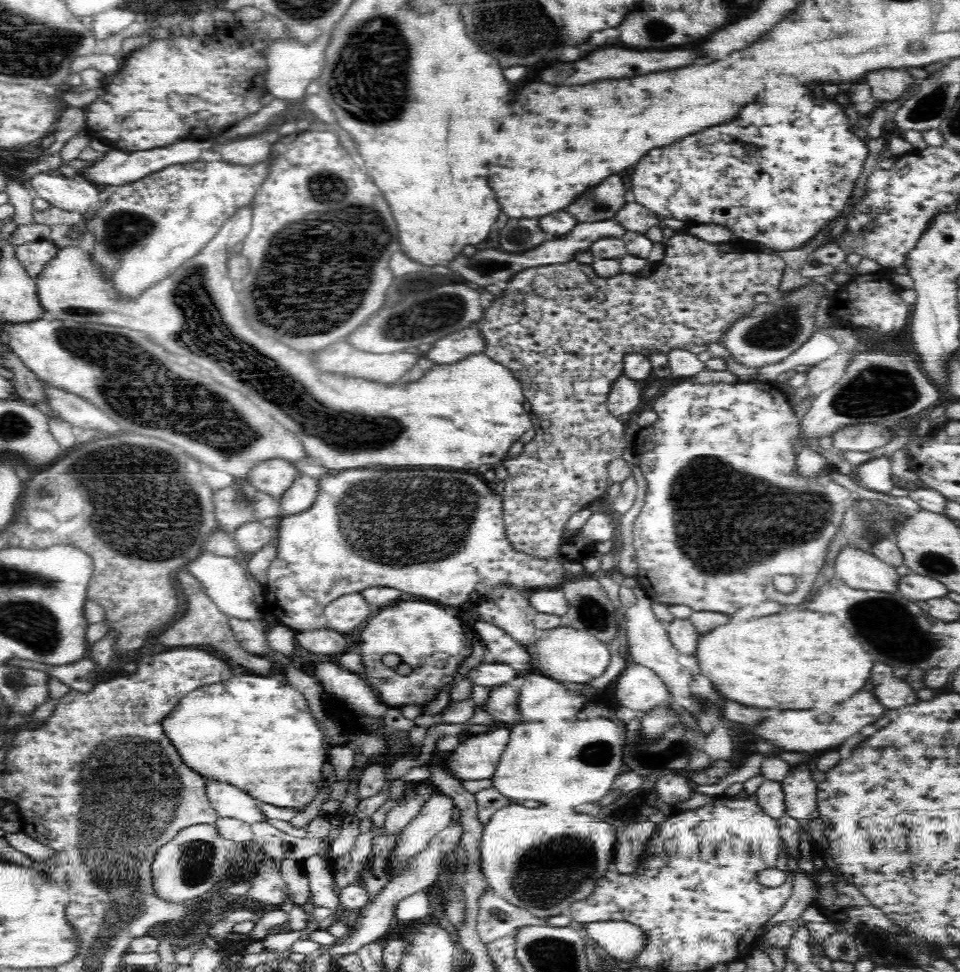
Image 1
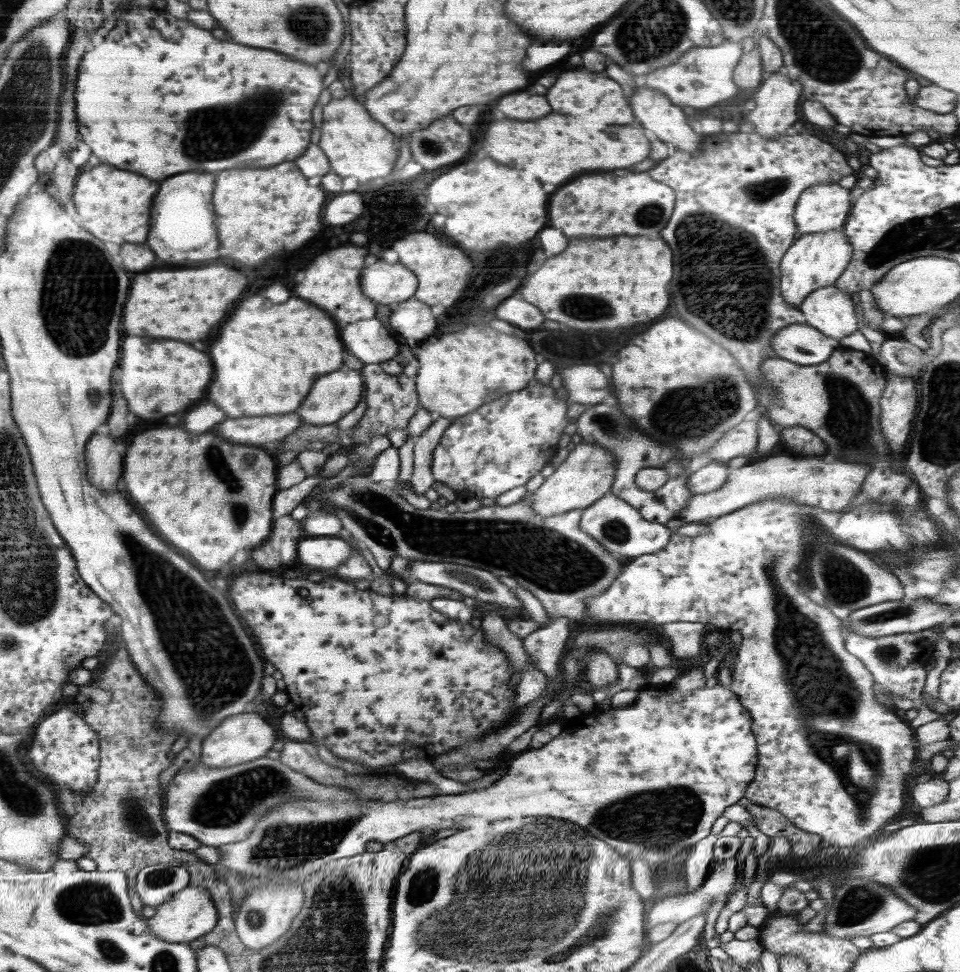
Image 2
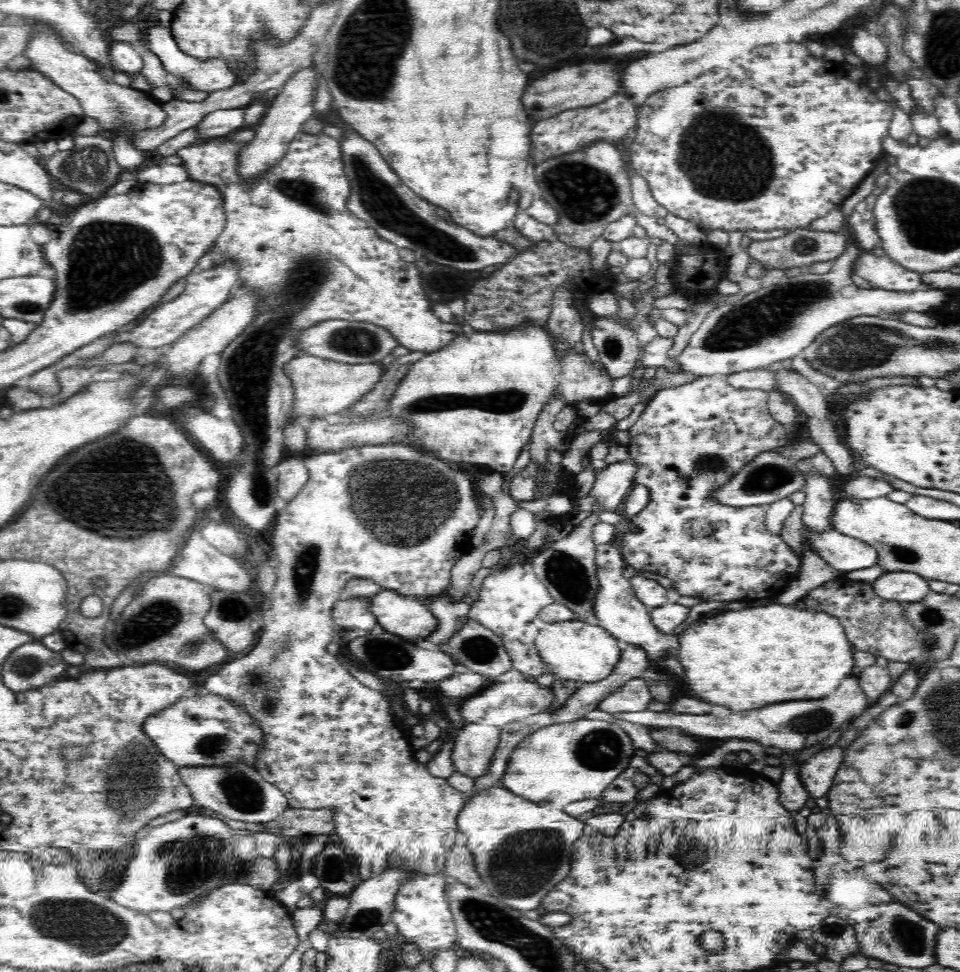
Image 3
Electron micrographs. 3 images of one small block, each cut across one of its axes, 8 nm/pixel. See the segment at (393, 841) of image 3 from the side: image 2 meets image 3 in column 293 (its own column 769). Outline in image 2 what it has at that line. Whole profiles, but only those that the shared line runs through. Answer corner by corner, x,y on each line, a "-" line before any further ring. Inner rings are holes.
766,498
754,504
748,504
744,508
738,508
718,518
708,520
708,532
698,536
686,536
673,533
670,542
658,552
638,556
634,558
622,574
614,580
608,590
598,593
592,598
586,598
585,616
590,620
594,618
602,622
654,622
666,624
670,622
700,622
709,629
738,630
744,640
743,647
738,648
738,662
731,671
732,687
730,690
738,695
742,707
748,709
752,717
752,732
758,740
758,764
755,764
755,776
745,788
744,797
754,801
754,804
762,807
776,809
786,816
797,827
806,832
814,832
822,836
823,841
831,843
837,849
860,845
869,842
882,833
882,829
888,820
891,820
902,810
904,802
904,788
906,775
912,770
912,763
917,756
918,746
914,737
914,729
905,721
902,714
883,701
873,682
870,671
845,647
844,624
832,614
825,606
814,603
797,584
799,575
795,572
800,563
806,563
805,552
807,542
810,541
810,527
821,526
820,521
811,514
812,506
798,504
790,498

